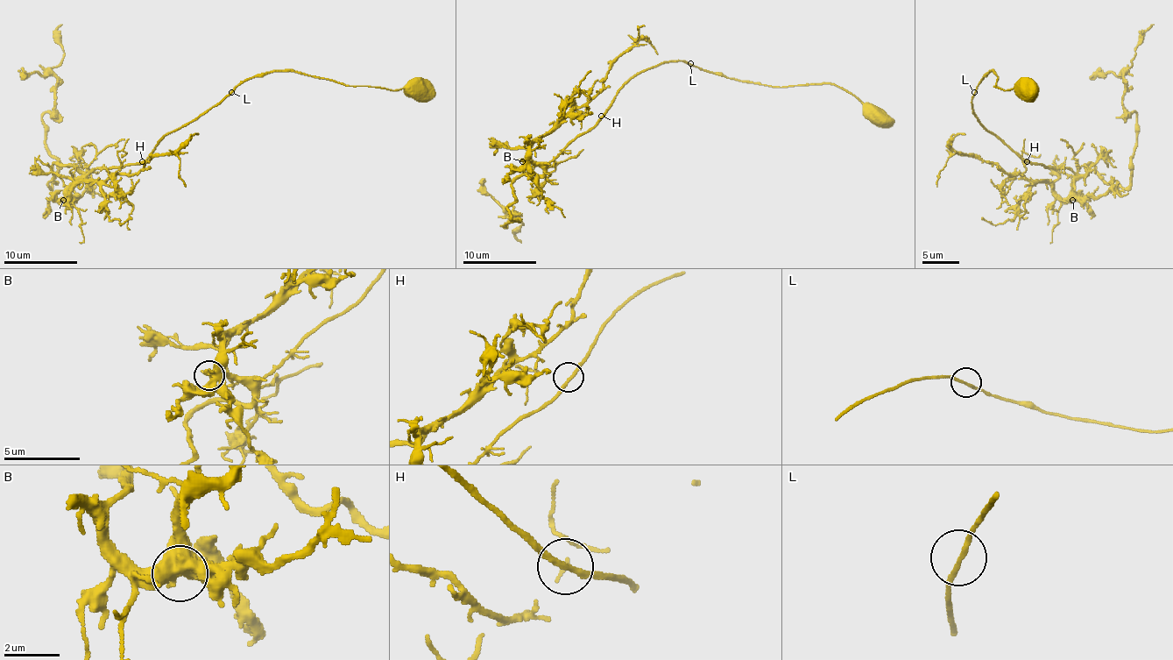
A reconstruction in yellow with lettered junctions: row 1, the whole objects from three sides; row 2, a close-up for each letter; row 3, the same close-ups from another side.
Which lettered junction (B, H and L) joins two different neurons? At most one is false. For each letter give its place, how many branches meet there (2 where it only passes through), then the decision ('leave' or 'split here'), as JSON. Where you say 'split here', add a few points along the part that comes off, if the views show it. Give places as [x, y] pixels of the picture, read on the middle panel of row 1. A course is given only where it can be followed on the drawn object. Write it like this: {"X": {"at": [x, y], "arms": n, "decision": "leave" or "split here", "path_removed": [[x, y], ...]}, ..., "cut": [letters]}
{"B": {"at": [522, 161], "arms": 3, "decision": "leave"}, "H": {"at": [601, 116], "arms": 2, "decision": "leave"}, "L": {"at": [690, 63], "arms": 2, "decision": "leave"}, "cut": []}

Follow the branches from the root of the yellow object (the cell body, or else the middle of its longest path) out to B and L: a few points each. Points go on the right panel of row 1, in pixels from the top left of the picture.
B: (1028, 161), (1042, 163), (1045, 166), (1069, 168), (1074, 173), (1072, 200)
L: (1028, 161), (1021, 159), (978, 121), (972, 108), (974, 92)

